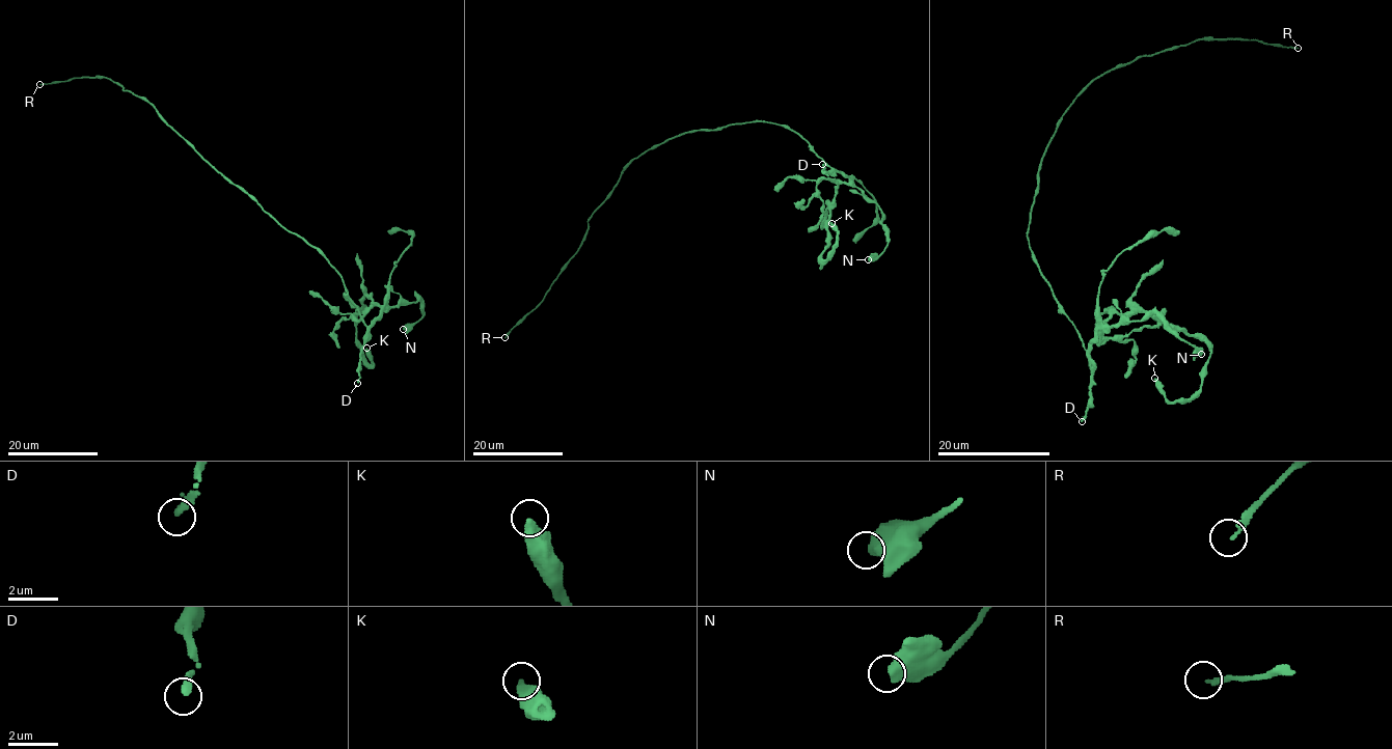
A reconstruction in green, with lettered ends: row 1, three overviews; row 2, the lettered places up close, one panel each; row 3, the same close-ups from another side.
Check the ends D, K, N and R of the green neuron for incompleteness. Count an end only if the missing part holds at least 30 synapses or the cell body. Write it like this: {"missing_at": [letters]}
{"missing_at": ["R"]}

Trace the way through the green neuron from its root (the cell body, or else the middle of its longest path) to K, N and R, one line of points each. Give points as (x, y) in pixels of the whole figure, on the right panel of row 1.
K: (1029, 219), (1032, 259), (1087, 350), (1114, 313), (1138, 312), (1206, 342), (1189, 399), (1170, 401), (1154, 378)
N: (1029, 219), (1028, 243), (1032, 259), (1087, 350), (1098, 330), (1139, 322), (1155, 313), (1201, 354)
R: (1029, 219), (1037, 170), (1047, 144), (1070, 104), (1094, 80), (1138, 57), (1201, 38), (1248, 38), (1298, 48)

